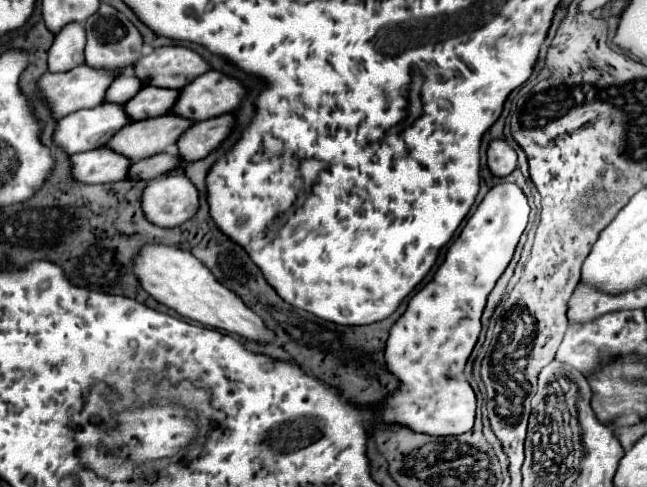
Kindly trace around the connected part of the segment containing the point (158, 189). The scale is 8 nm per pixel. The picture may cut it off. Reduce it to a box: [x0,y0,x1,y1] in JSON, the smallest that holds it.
[143,176,199,228]

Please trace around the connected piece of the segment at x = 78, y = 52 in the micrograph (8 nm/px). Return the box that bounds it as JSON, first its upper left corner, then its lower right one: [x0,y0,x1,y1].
[49,22,85,72]

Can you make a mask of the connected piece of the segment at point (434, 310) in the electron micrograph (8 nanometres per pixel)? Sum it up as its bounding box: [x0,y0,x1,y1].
[383,184,529,436]

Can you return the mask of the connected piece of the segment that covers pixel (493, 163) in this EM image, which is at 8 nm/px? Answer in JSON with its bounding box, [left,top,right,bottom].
[487,140,517,176]

